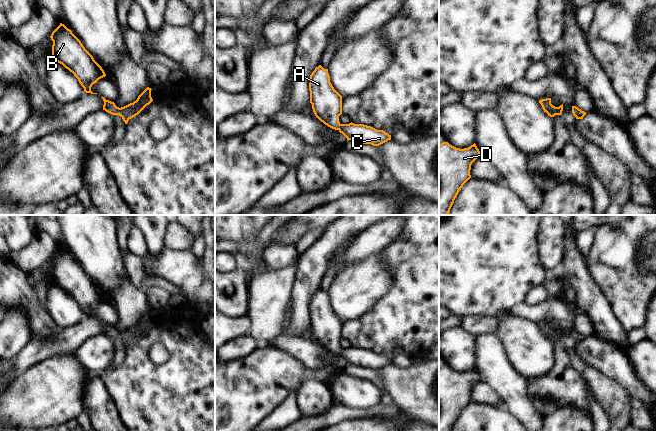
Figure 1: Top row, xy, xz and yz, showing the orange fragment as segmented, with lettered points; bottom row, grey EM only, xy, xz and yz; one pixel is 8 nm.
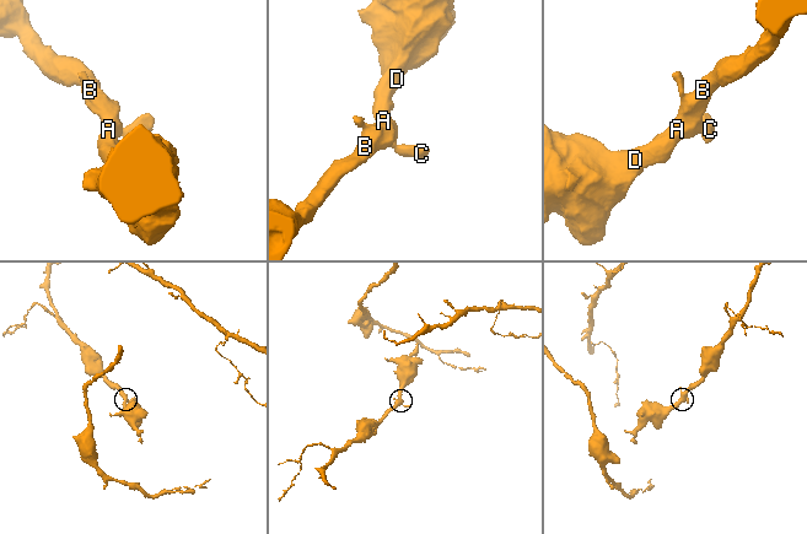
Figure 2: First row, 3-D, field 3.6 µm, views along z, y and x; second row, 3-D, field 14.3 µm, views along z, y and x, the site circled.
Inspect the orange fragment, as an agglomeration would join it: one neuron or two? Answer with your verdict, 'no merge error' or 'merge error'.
no merge error

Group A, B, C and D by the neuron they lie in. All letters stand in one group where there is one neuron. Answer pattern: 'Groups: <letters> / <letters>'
Groups: A B C D

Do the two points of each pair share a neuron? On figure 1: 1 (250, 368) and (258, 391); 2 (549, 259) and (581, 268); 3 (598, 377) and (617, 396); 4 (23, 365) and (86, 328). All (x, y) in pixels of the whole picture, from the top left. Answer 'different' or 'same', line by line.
1: same
2: different
3: same
4: same

